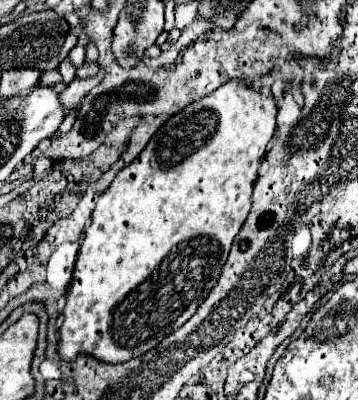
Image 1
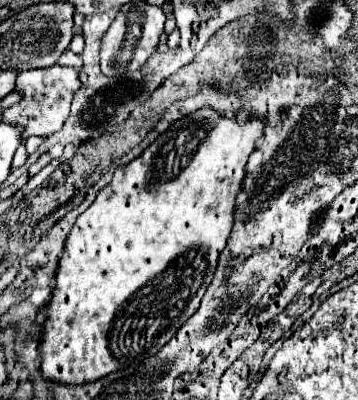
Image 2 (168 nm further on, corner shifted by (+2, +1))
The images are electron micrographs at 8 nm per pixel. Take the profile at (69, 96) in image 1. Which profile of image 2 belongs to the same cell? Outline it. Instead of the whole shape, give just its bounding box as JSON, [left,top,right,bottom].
[3,64,81,136]

